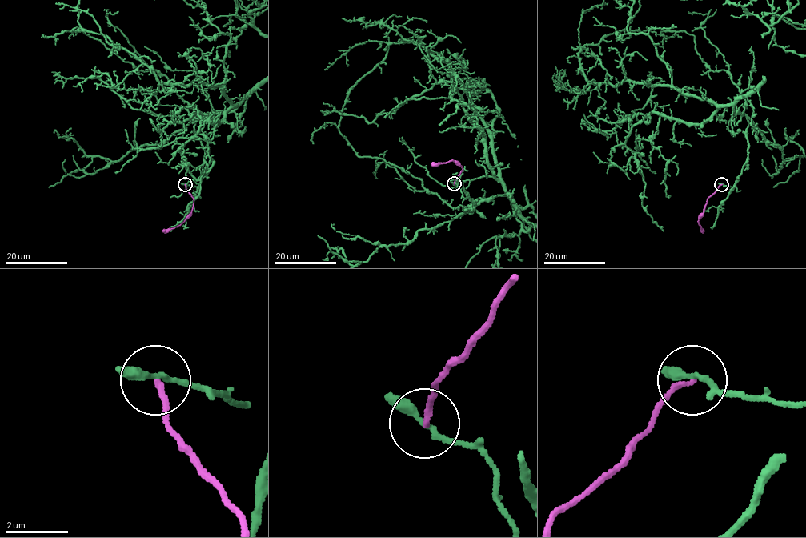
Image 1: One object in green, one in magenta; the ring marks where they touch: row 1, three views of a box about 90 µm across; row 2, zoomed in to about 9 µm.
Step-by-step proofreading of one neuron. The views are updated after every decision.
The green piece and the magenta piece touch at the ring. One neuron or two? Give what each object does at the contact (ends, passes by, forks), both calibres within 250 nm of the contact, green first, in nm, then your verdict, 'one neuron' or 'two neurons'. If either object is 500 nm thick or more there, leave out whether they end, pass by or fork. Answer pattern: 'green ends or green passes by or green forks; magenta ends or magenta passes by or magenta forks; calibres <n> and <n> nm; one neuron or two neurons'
green passes by; magenta ends; calibres 220 and 170 nm; two neurons

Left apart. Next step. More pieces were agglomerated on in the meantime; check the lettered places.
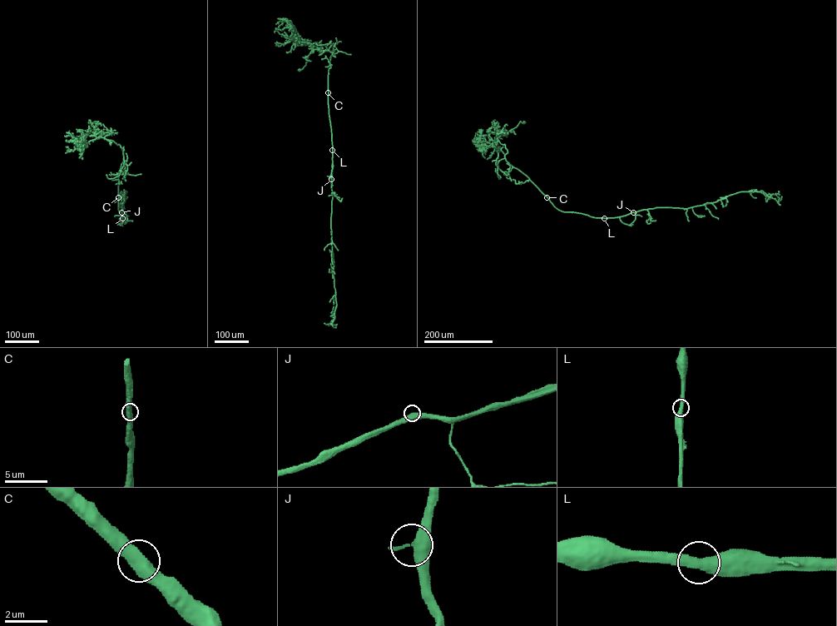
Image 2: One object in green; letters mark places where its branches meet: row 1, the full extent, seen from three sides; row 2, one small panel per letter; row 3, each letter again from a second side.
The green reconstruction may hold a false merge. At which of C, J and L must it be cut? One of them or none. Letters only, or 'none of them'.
none of them

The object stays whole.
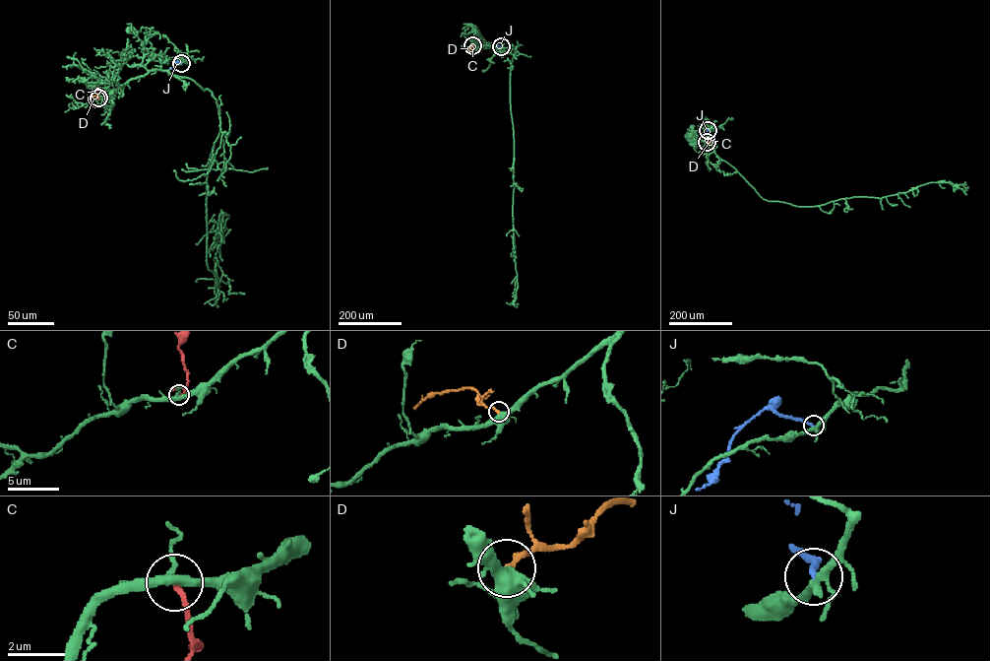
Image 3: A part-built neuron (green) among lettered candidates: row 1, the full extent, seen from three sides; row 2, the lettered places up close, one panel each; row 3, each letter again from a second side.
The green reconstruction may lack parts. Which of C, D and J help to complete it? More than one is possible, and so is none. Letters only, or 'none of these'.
none of these

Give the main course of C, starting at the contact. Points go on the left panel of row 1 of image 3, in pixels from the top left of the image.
C: (97, 99), (96, 87)

